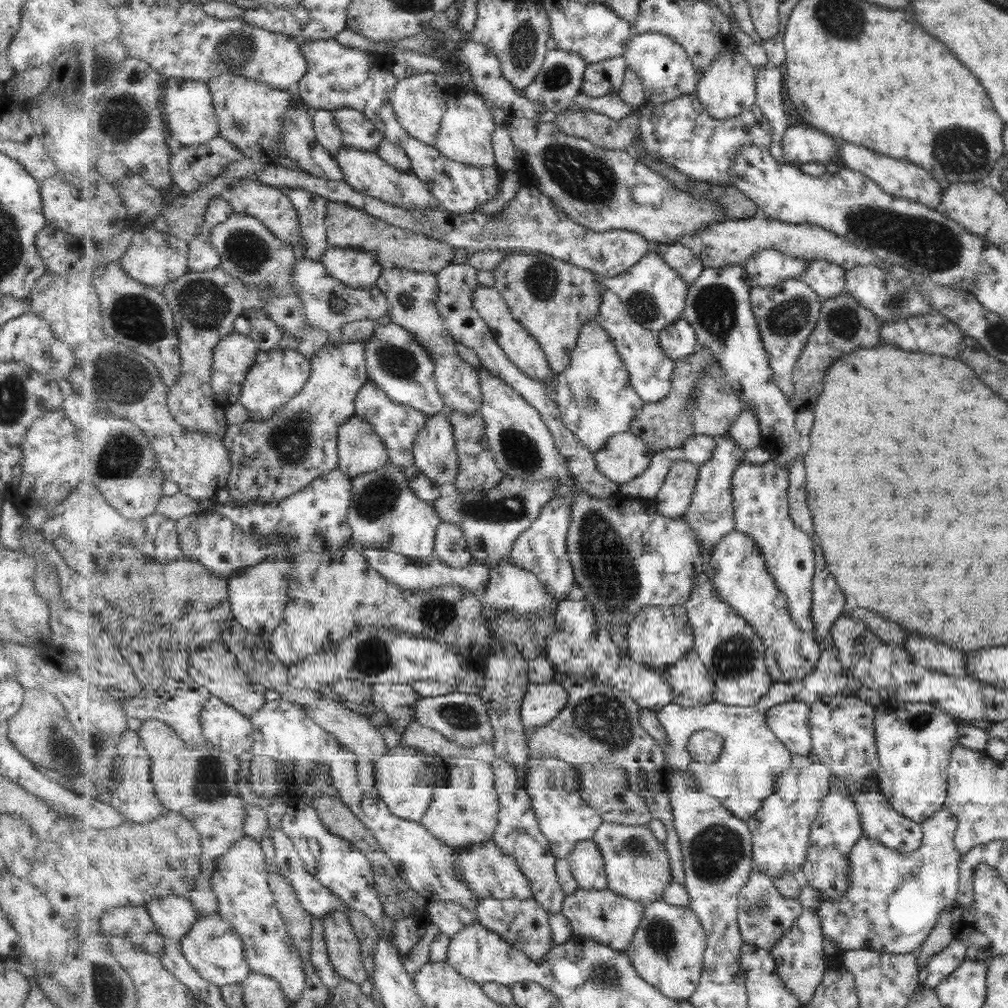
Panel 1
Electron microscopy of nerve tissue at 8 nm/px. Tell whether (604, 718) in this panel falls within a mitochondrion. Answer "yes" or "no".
yes

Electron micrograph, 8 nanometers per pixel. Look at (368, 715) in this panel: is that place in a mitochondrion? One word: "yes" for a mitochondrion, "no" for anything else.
no

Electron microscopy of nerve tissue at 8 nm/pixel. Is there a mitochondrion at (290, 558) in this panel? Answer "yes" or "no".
no

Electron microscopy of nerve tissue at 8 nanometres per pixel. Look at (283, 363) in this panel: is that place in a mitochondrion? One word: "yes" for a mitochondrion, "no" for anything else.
no

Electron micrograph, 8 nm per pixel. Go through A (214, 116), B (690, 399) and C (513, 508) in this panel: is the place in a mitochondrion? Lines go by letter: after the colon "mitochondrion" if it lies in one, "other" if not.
A: other
B: mitochondrion
C: mitochondrion

